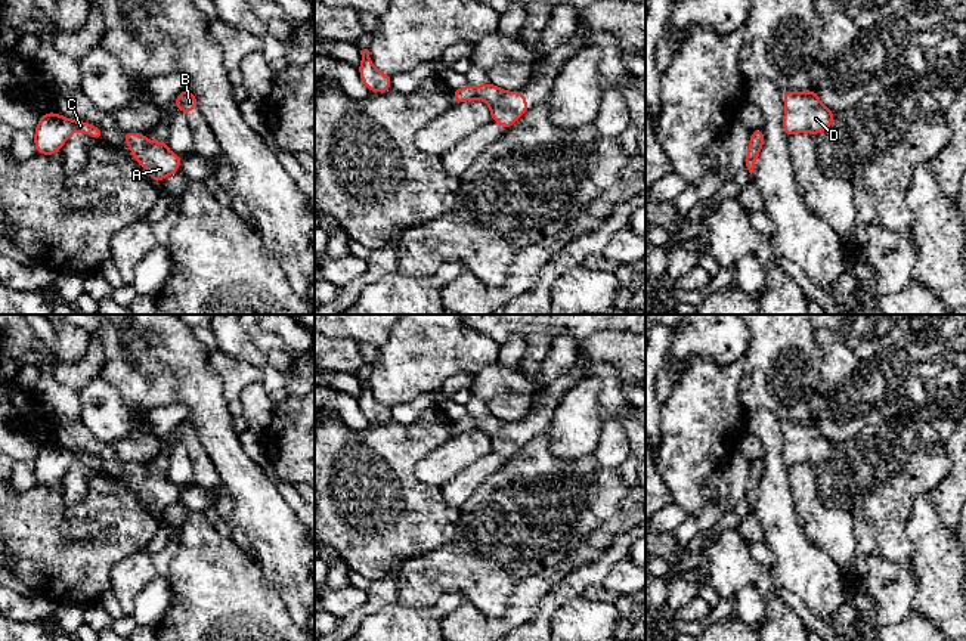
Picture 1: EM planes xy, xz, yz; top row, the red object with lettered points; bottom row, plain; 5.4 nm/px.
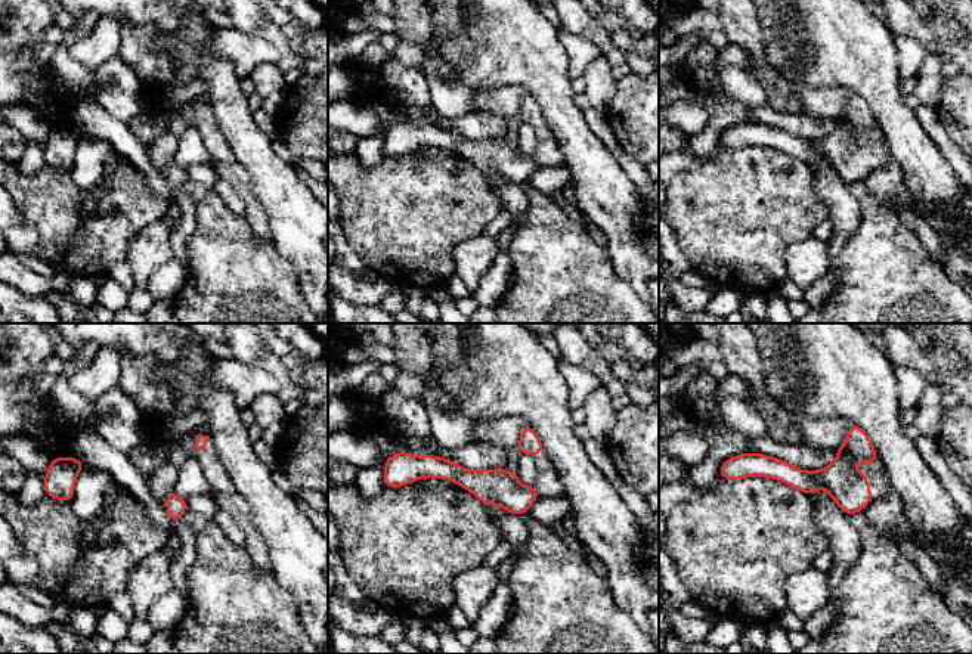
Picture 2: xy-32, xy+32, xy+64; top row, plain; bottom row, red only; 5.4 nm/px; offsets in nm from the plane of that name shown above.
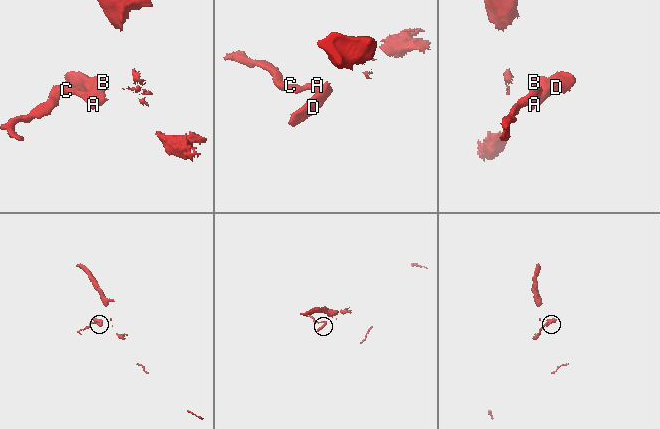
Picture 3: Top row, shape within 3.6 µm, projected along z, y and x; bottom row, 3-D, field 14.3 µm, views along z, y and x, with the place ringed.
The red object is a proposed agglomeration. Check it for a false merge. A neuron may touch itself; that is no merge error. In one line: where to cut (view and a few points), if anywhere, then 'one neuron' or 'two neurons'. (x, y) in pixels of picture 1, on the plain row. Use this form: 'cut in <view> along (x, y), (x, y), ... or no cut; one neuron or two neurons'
no cut; one neuron

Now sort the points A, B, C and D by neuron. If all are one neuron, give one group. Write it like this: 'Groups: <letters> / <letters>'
Groups: A B C D

